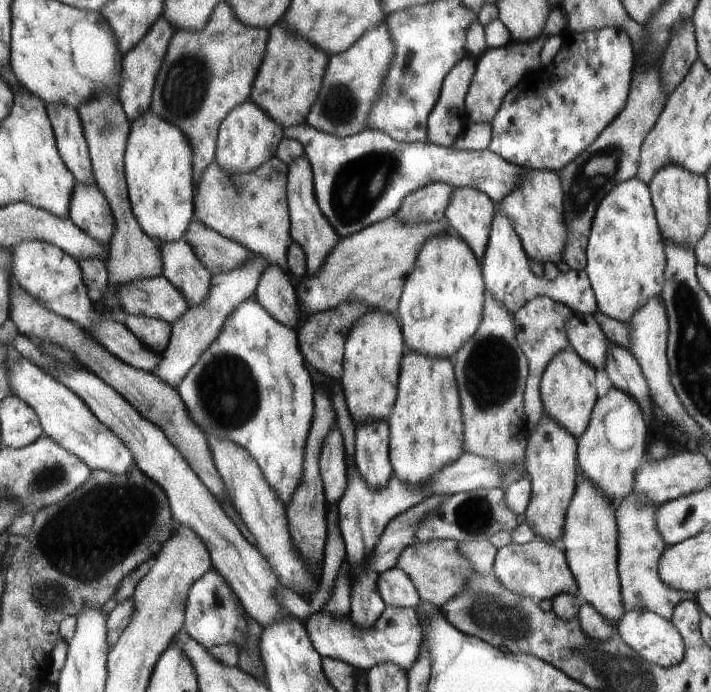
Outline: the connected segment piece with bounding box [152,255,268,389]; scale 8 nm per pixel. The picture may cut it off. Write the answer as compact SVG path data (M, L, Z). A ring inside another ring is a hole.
M257 255L253 256L248 264L240 269L213 275L211 293L208 295L207 301L200 306L188 308L184 316L171 323L171 342L166 352L162 355L160 366L153 370L152 376L158 377L168 386L177 389L184 377L190 373L196 361L219 337L227 316L230 313L234 313L244 301L254 297L255 290L258 288L259 278L262 276L267 264L268 262L264 257Z

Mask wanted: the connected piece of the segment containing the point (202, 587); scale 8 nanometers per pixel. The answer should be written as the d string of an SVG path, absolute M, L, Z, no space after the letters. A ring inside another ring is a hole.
M216 569L212 570L212 574L204 574L191 586L182 630L196 639L196 642L207 648L218 644L234 644L238 649L242 649L247 643L248 627L248 614L241 606L235 591L232 592L228 582Z

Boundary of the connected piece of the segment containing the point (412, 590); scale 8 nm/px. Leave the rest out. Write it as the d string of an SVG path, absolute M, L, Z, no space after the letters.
M398 567L384 571L378 580L380 596L387 606L416 609L422 599L415 583Z

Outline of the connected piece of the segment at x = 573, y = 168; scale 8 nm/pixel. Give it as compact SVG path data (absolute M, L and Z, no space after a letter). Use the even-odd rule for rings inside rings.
M660 57L656 61L645 62L650 69L636 69L636 86L631 85L632 94L627 98L619 116L599 134L598 140L576 157L566 169L561 170L563 193L566 195L566 209L563 217L567 219L567 249L564 249L563 260L571 269L585 270L587 266L587 242L594 228L594 218L600 201L619 185L638 174L641 148L647 134L658 123L659 114L666 108L668 92L662 86L660 74Z

